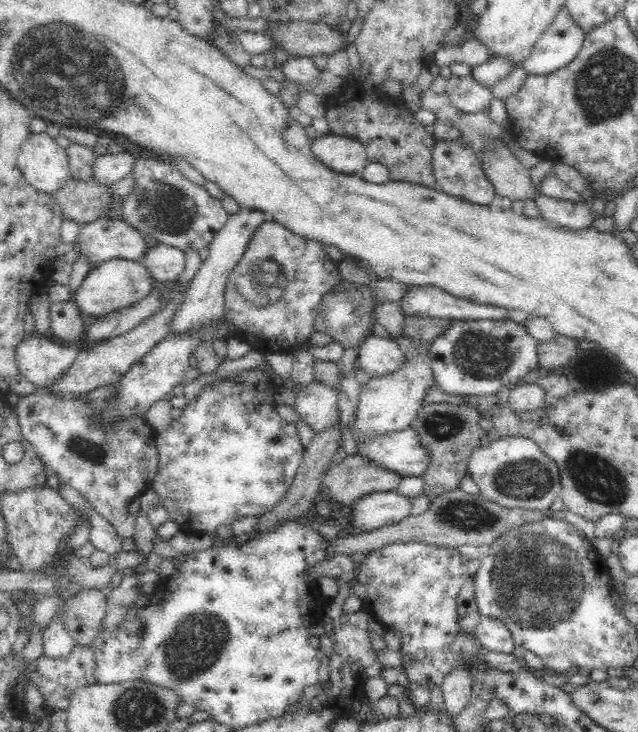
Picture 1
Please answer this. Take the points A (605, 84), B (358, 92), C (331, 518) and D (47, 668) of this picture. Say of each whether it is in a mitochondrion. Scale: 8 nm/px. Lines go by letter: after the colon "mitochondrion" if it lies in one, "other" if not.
A: mitochondrion
B: other
C: other
D: other

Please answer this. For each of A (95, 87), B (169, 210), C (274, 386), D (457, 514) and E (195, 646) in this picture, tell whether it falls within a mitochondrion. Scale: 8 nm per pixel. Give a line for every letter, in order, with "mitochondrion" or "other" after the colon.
A: mitochondrion
B: mitochondrion
C: other
D: mitochondrion
E: mitochondrion

